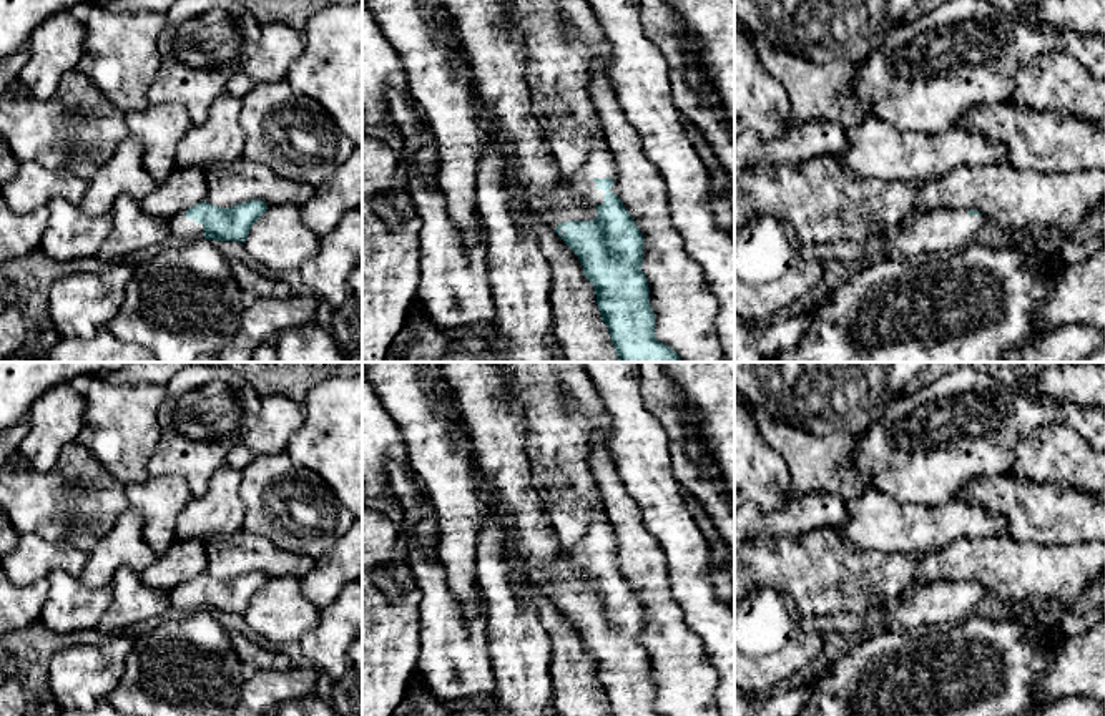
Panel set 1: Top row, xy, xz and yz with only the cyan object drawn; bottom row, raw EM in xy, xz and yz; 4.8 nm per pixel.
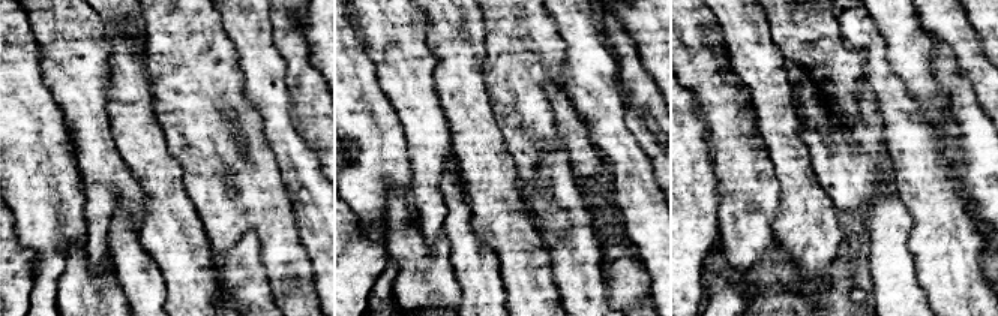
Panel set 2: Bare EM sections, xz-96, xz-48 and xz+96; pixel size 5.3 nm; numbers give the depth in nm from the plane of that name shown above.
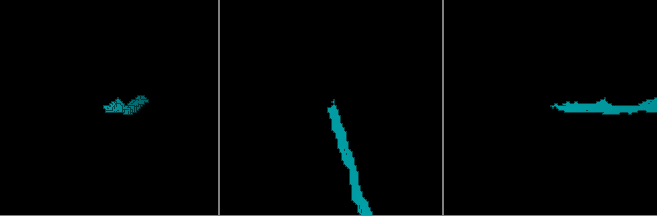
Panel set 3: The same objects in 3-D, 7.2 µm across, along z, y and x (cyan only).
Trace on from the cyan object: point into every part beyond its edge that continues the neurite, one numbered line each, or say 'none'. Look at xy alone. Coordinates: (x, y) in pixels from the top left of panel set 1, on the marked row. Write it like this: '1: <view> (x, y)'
1: xy (183, 230)

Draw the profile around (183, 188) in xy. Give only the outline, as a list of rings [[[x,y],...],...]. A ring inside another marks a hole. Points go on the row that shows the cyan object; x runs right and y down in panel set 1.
[[[176,166],[171,174],[158,183],[155,191],[140,201],[143,211],[165,219],[206,201],[208,184],[204,168]]]

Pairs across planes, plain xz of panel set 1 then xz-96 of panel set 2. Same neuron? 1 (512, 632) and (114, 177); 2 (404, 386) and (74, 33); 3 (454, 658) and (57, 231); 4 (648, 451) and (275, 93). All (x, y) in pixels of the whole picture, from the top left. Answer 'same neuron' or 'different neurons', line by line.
1: different neurons
2: same neuron
3: different neurons
4: same neuron

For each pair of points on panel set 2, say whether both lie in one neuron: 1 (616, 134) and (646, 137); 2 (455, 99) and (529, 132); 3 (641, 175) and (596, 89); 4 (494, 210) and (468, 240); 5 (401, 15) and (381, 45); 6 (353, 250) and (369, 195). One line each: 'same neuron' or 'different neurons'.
1: different neurons
2: different neurons
3: same neuron
4: different neurons
5: same neuron
6: different neurons

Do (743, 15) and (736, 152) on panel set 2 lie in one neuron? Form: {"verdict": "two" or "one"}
{"verdict": "two"}

